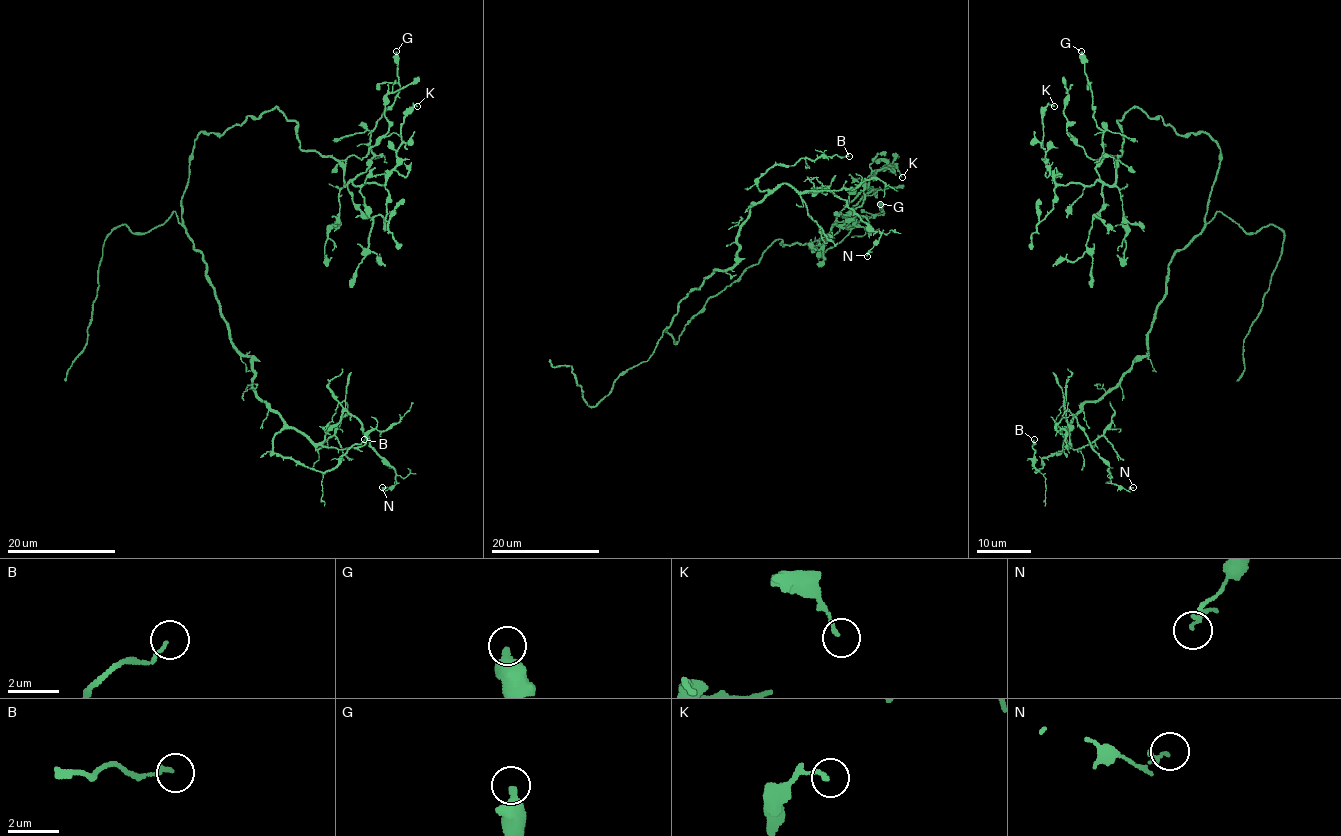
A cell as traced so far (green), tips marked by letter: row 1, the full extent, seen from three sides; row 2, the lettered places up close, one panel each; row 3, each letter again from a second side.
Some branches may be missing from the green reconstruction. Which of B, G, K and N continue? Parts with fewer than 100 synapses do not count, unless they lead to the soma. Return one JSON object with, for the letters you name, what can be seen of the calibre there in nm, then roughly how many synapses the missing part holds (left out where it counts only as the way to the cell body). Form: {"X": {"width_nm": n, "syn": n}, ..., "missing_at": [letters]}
{"missing_at": []}

